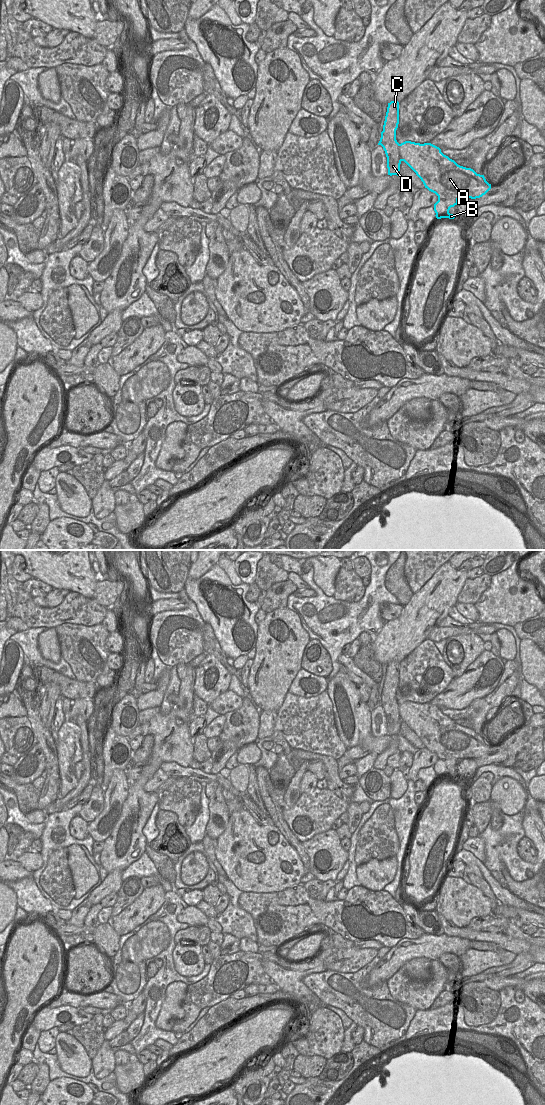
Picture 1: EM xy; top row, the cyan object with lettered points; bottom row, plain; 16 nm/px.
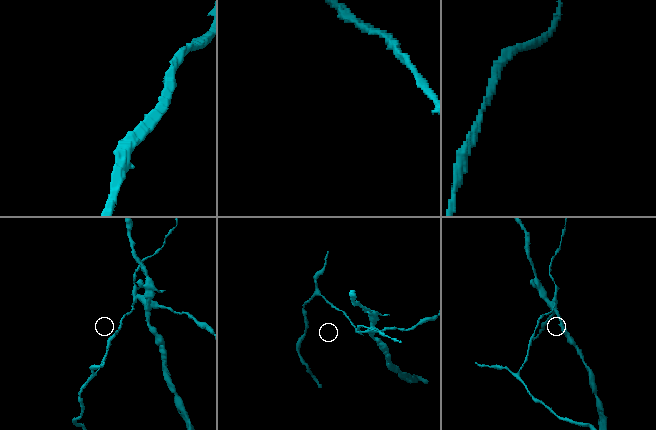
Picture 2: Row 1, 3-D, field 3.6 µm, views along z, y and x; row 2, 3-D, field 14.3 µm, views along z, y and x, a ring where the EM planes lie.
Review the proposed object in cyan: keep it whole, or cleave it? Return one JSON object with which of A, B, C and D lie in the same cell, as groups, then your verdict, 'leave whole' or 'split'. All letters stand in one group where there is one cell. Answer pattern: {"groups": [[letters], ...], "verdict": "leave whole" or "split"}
{"groups": [["A", "B"], ["C", "D"]], "verdict": "split"}

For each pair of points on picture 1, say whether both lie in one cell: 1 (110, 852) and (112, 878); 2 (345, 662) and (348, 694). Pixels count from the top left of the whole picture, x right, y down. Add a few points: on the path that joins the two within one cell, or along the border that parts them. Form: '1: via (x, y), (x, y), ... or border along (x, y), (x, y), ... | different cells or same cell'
1: border along (123, 870), (112, 870), (108, 873) | different cells
2: border along (339, 671), (345, 672), (359, 691) | different cells

